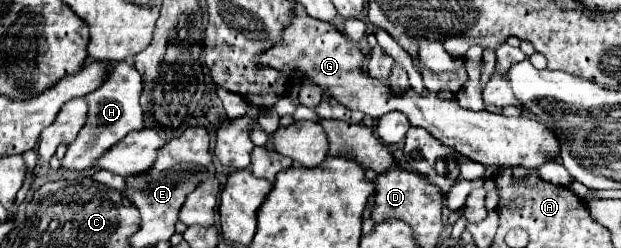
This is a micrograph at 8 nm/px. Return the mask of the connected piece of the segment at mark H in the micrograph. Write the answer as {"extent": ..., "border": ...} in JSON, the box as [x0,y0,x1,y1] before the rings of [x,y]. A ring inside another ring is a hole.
{"extent":[61,62,143,170],"border":[[[129,62],[111,64],[103,84],[89,96],[85,96],[91,122],[85,124],[83,130],[77,134],[75,142],[67,146],[67,154],[61,160],[61,166],[65,170],[89,170],[95,166],[93,160],[99,158],[113,144],[117,144],[127,132],[143,128],[143,110],[139,104],[139,94],[141,94],[141,74],[137,74],[137,70]]]}

